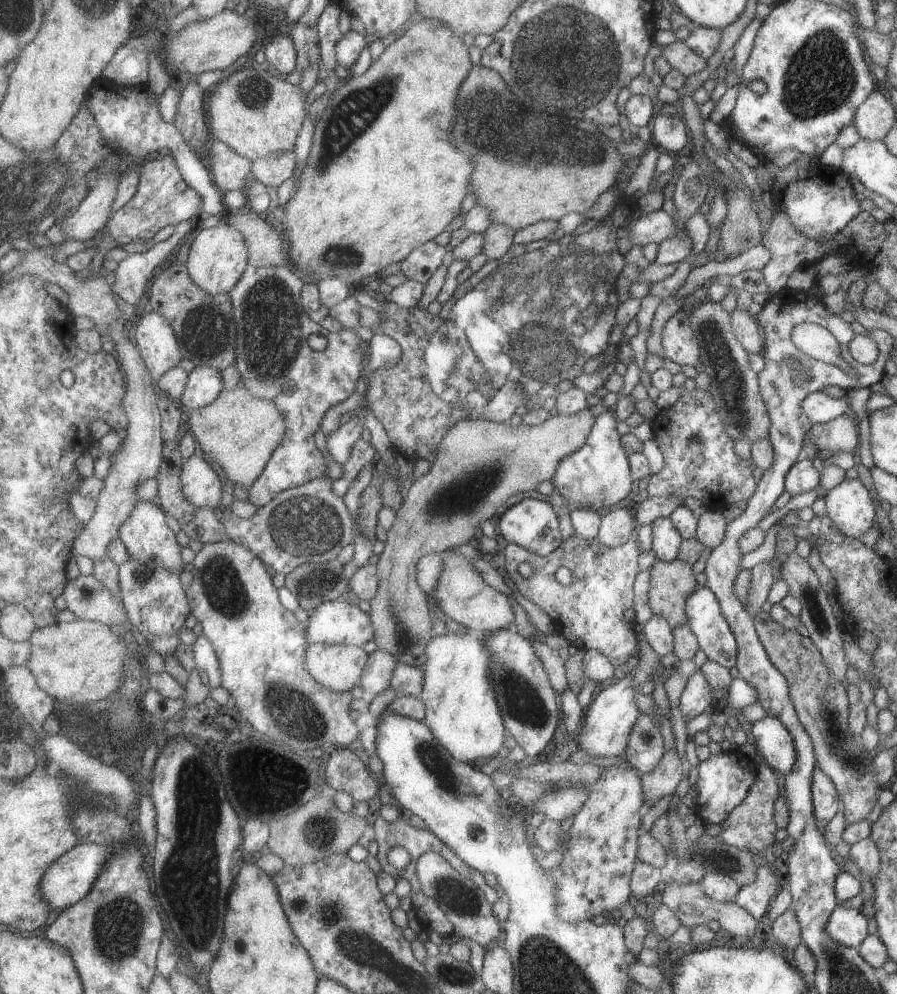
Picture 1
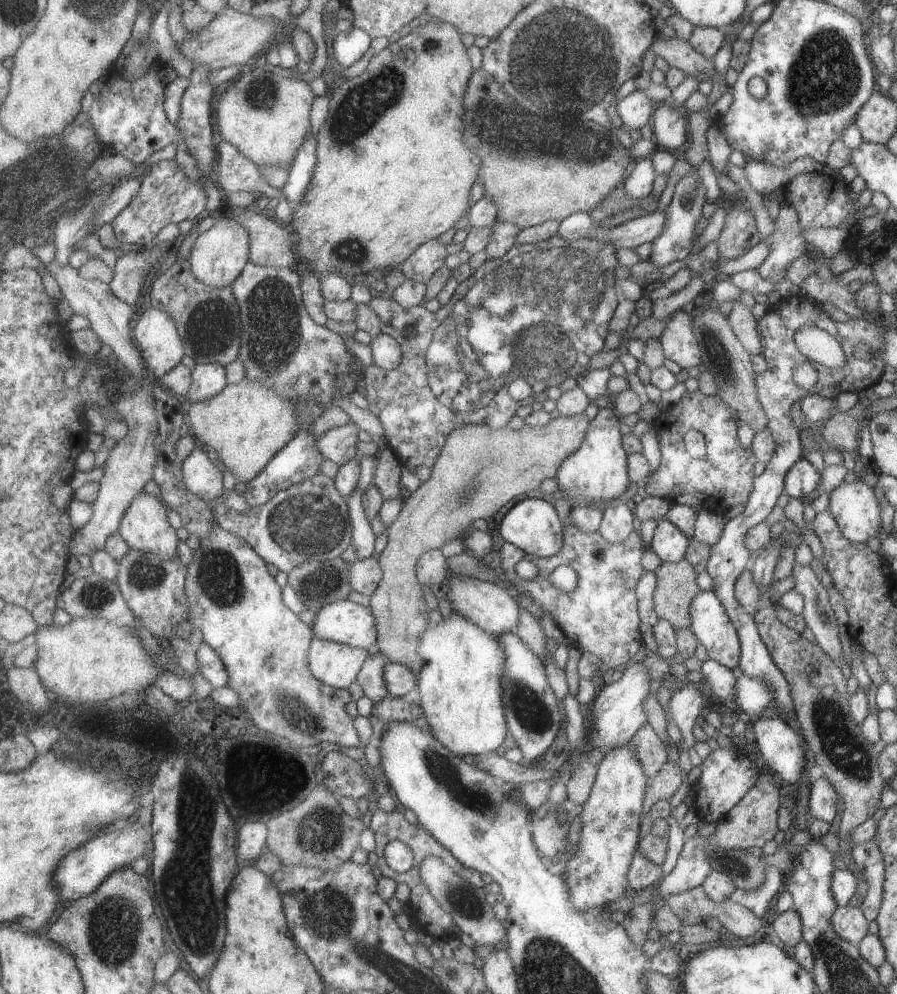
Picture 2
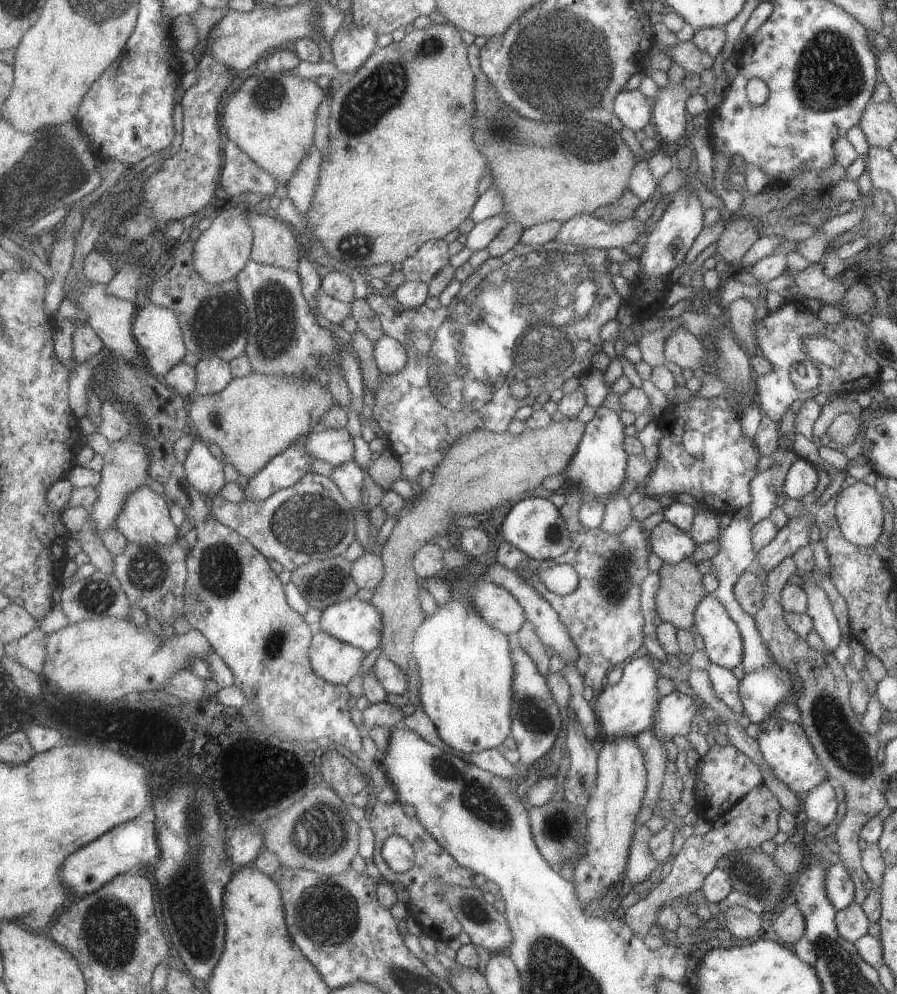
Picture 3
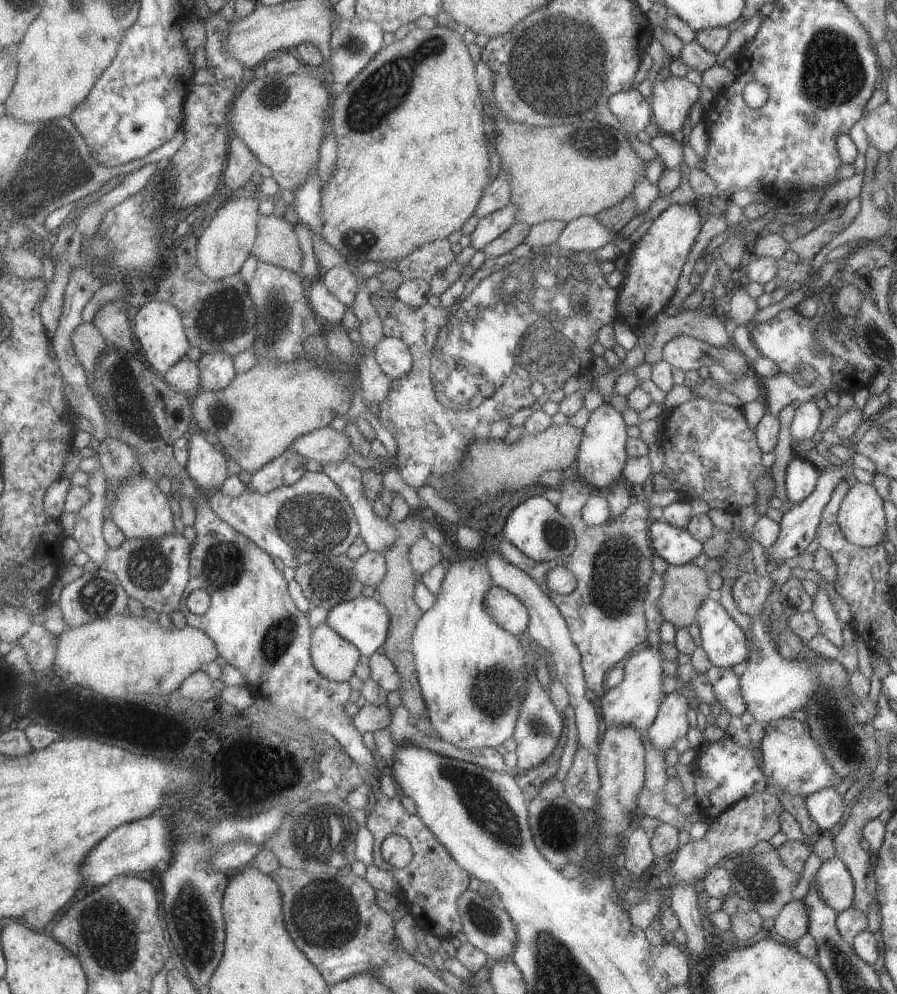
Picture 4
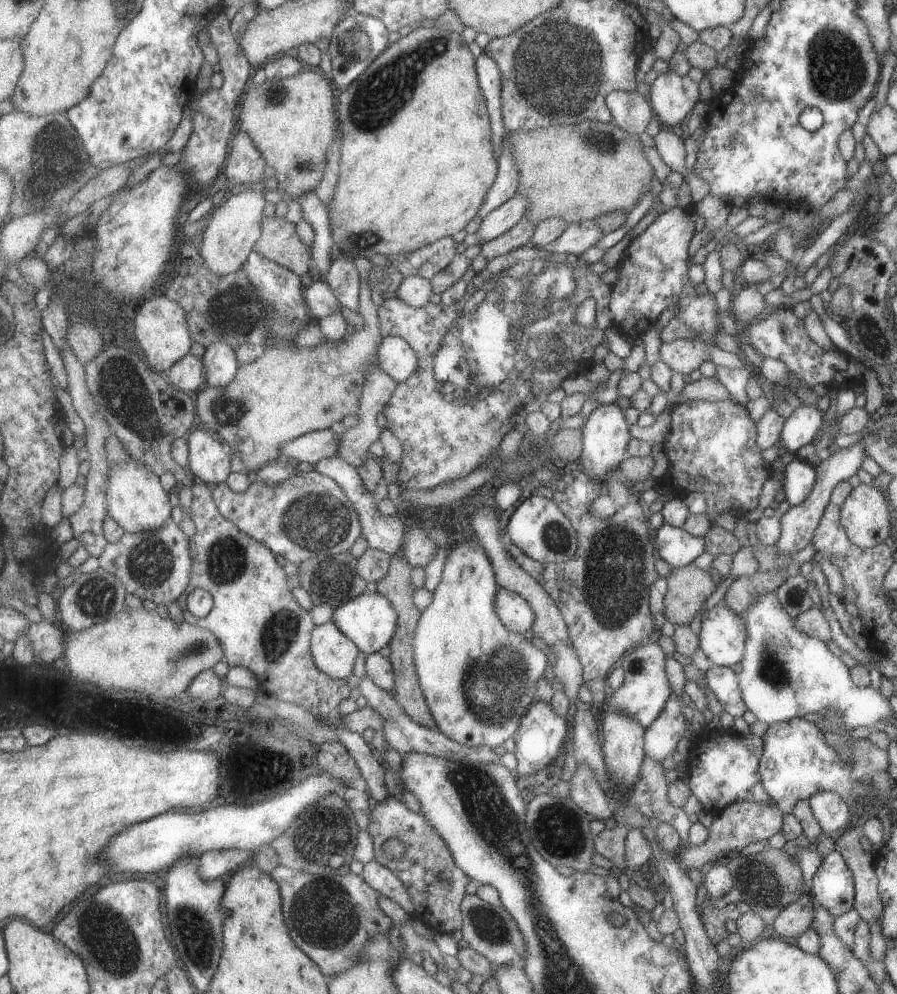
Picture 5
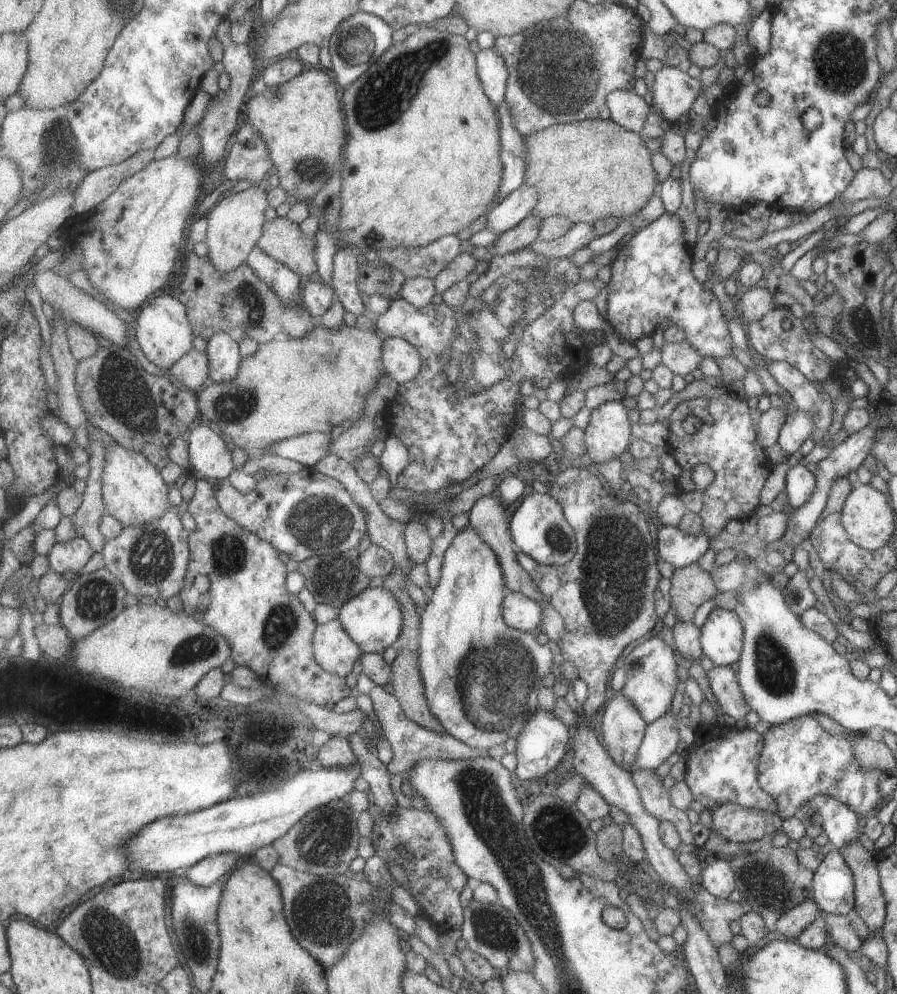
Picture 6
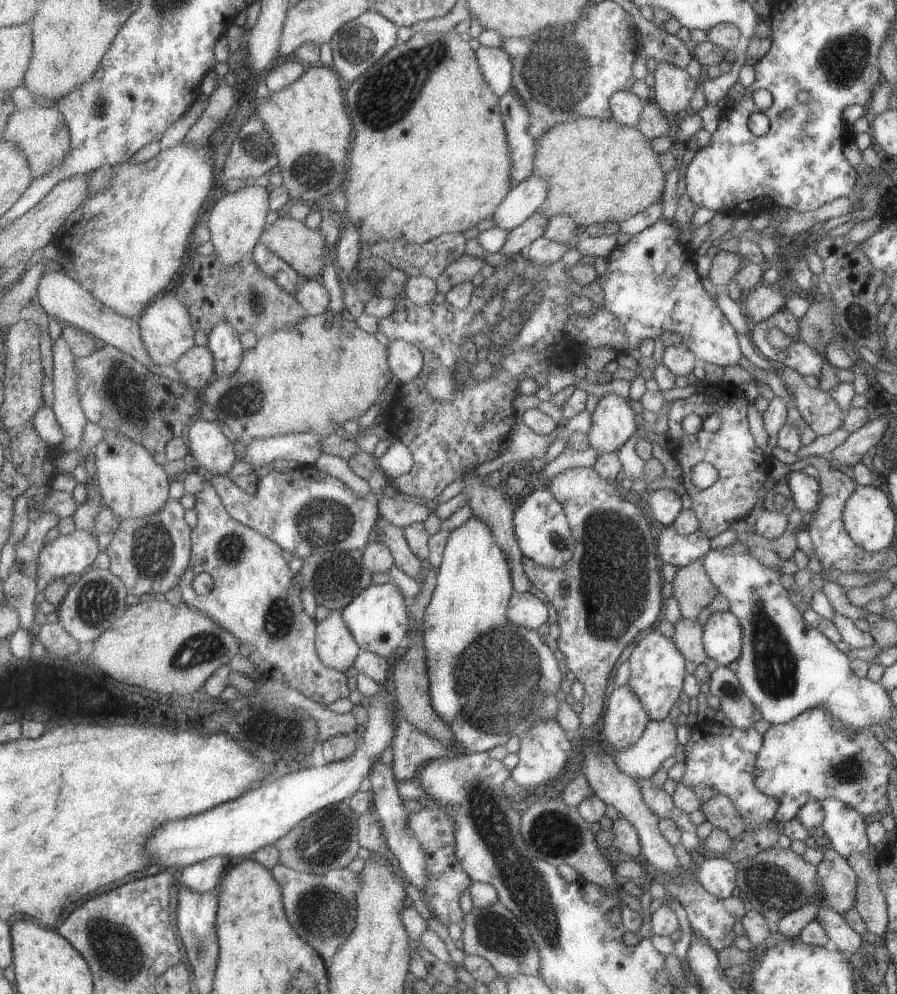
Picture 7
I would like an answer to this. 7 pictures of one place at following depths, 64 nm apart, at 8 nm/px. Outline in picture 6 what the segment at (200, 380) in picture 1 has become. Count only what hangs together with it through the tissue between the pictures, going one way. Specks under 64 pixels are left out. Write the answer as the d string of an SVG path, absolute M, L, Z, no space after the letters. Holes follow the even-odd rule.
M217 333L207 342L210 378L215 383L228 383L238 377L243 362L240 343L227 333Z

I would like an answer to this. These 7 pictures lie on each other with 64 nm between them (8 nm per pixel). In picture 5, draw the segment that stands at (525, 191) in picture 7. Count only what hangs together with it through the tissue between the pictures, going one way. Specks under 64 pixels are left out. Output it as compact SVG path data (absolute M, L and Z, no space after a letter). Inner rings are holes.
M517 194L511 197L503 206L488 214L480 224L477 234L483 243L498 239L502 234L511 230L525 217L528 200Z

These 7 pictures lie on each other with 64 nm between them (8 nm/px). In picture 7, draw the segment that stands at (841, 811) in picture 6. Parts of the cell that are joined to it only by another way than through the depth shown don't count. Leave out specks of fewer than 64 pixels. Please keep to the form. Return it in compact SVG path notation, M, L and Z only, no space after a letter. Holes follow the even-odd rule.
M827 797L817 801L820 809L824 812L823 822L821 822L824 835L827 836L829 848L837 851L844 859L851 851L865 851L869 844L865 832L868 819L861 813L853 810L850 806L843 804L837 799Z

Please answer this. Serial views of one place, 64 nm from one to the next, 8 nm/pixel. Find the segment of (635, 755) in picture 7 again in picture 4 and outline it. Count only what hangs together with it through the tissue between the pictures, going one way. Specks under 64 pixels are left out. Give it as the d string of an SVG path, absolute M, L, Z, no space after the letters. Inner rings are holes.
M676 690L665 695L658 706L653 724L645 733L653 743L654 749L664 754L677 738L685 736L687 728L687 700Z

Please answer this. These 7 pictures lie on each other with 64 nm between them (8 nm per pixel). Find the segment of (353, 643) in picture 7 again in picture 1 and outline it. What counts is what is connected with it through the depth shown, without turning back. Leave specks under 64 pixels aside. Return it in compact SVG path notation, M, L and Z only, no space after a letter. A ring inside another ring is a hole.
M315 643L308 648L308 669L323 686L346 693L360 684L369 657L362 646Z

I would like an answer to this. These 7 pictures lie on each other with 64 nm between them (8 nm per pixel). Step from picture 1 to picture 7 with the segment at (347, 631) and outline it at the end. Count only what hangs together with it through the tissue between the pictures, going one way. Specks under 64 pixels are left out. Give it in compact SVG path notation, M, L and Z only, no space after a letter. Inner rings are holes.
M394 582L384 585L373 584L341 611L349 630L363 650L389 658L394 650L406 647L410 640L411 614L407 609L409 601L403 597Z

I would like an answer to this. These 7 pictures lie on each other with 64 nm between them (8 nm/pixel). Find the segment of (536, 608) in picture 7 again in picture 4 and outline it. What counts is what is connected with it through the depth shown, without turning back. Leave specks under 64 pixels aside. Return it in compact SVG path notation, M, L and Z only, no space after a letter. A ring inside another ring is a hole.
M493 584L485 597L487 612L512 635L525 632L530 626L530 612L527 606L510 590Z

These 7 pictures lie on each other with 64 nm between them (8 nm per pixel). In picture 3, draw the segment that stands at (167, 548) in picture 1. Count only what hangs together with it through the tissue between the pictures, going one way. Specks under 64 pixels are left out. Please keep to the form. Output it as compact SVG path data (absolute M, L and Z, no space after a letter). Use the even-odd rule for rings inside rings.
M151 487L137 489L128 499L118 518L118 529L130 540L143 546L166 547L177 542L179 530L171 520L170 502Z

